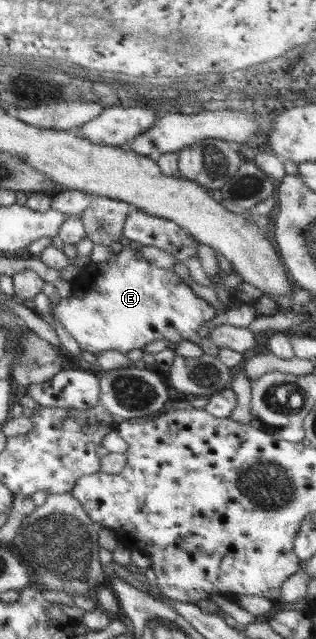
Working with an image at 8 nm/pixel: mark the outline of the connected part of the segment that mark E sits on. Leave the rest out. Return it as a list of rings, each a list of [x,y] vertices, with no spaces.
[[[127,246],[106,262],[87,261],[81,278],[85,293],[75,294],[73,298],[61,300],[61,303],[57,305],[57,310],[53,313],[57,314],[57,318],[65,324],[65,329],[69,330],[85,351],[95,356],[111,350],[129,354],[131,350],[143,349],[155,340],[167,338],[176,346],[181,340],[190,340],[199,345],[208,356],[217,357],[219,348],[210,342],[209,336],[201,338],[198,330],[204,322],[215,318],[218,314],[211,304],[193,294],[184,272],[178,268],[160,268],[149,264],[139,250]]]

